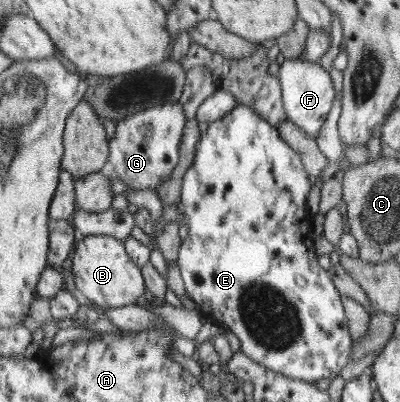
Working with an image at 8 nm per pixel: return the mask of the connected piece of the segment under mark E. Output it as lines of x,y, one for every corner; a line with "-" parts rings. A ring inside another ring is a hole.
236,104
236,108
232,108
232,112
209,123
207,131
201,134
196,146
194,162
187,174
184,175
180,207
183,218
186,218
186,224
188,224
188,235
180,243
177,264
187,289
187,296
195,302
197,309
209,320
236,334
242,347
241,352
245,356
262,367
266,367
268,371
315,385
318,380
339,377
342,369
351,362
353,340
349,331
348,319
344,314
341,294
334,286
334,281
327,270
318,265
318,257
309,258
309,256
314,256
314,248
306,246
306,242
303,241
306,233
312,230
312,217
307,211
307,198
311,188
308,172
304,170
300,156
282,139
278,128
264,120
252,108
244,104

